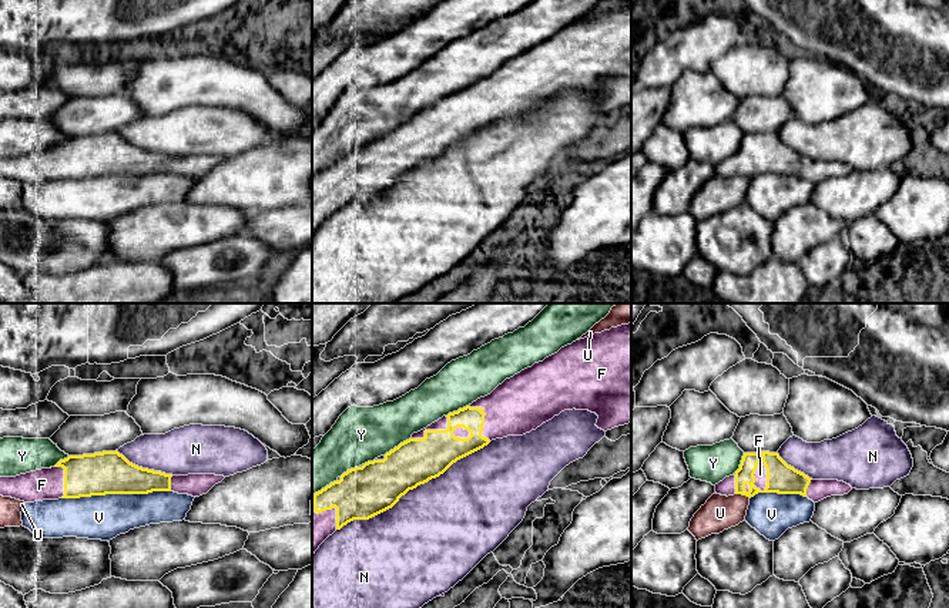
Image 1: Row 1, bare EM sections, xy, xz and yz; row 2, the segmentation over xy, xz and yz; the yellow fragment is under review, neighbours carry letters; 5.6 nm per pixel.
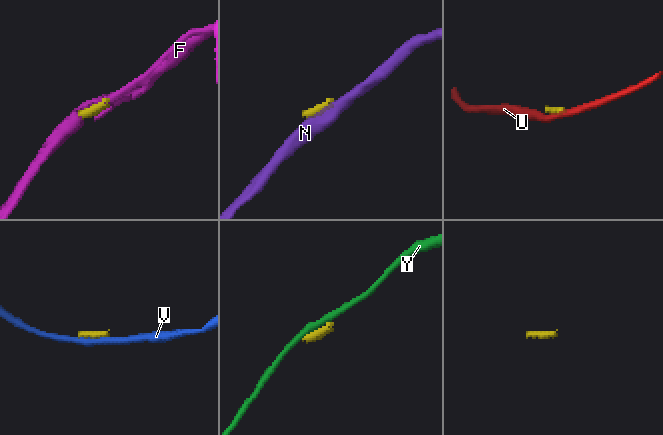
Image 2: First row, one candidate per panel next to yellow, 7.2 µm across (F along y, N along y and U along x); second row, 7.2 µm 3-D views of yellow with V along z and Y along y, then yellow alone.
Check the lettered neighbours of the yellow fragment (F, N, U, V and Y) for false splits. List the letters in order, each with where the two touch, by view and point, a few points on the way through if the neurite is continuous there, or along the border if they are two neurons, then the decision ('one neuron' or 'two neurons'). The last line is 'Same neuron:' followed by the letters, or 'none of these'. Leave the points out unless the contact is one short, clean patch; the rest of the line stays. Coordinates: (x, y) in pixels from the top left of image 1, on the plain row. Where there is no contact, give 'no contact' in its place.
F: contact yz (767, 154); one neuron
N: contact xz (413, 168); two neurons
U: contact yz (743, 175); two neurons
V: contact xy (116, 174); two neurons
Y: contact xz (398, 127); two neurons
Same neuron: F

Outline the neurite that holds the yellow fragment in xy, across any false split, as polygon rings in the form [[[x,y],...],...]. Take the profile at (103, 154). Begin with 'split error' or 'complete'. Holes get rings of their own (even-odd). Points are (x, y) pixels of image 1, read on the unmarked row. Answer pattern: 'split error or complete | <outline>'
split error | [[[115,131],[68,137],[51,150],[0,158],[0,177],[24,184],[152,172],[199,178],[224,159],[215,155],[172,157],[142,150]]]

